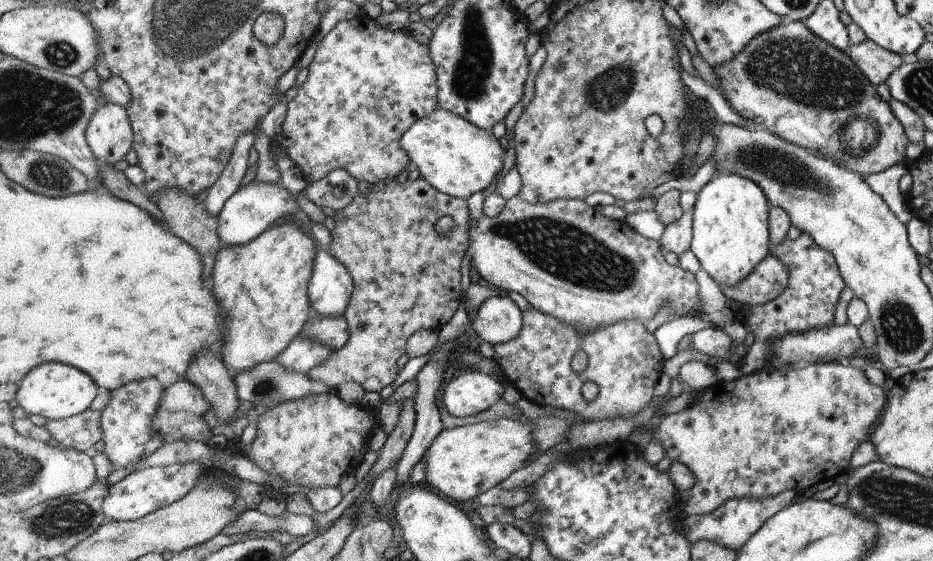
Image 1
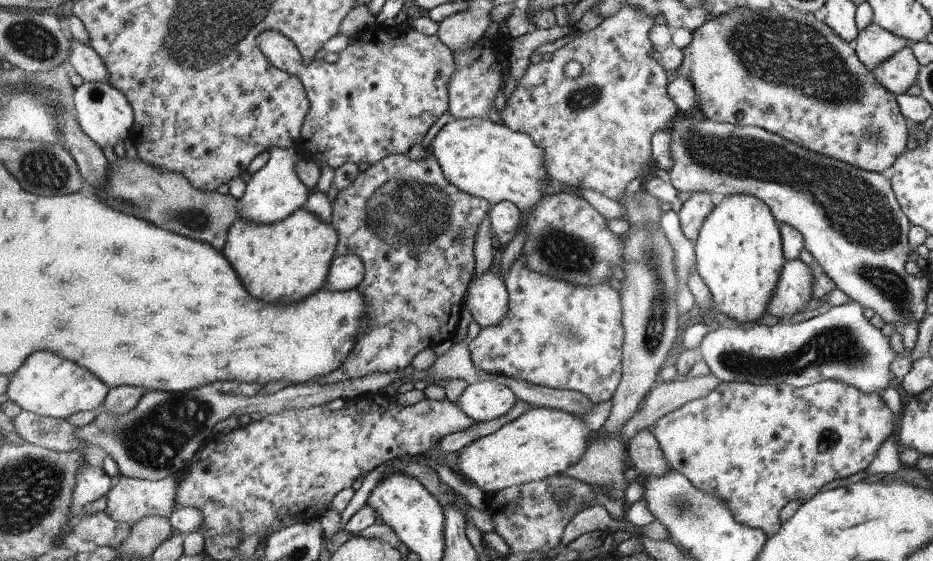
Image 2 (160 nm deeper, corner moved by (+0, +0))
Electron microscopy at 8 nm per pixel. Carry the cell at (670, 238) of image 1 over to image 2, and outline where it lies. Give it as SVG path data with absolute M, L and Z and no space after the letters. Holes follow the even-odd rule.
M704 191L692 193L692 196L682 203L680 211L677 212L682 232L691 240L696 242L699 237L701 226L716 208L710 194Z

